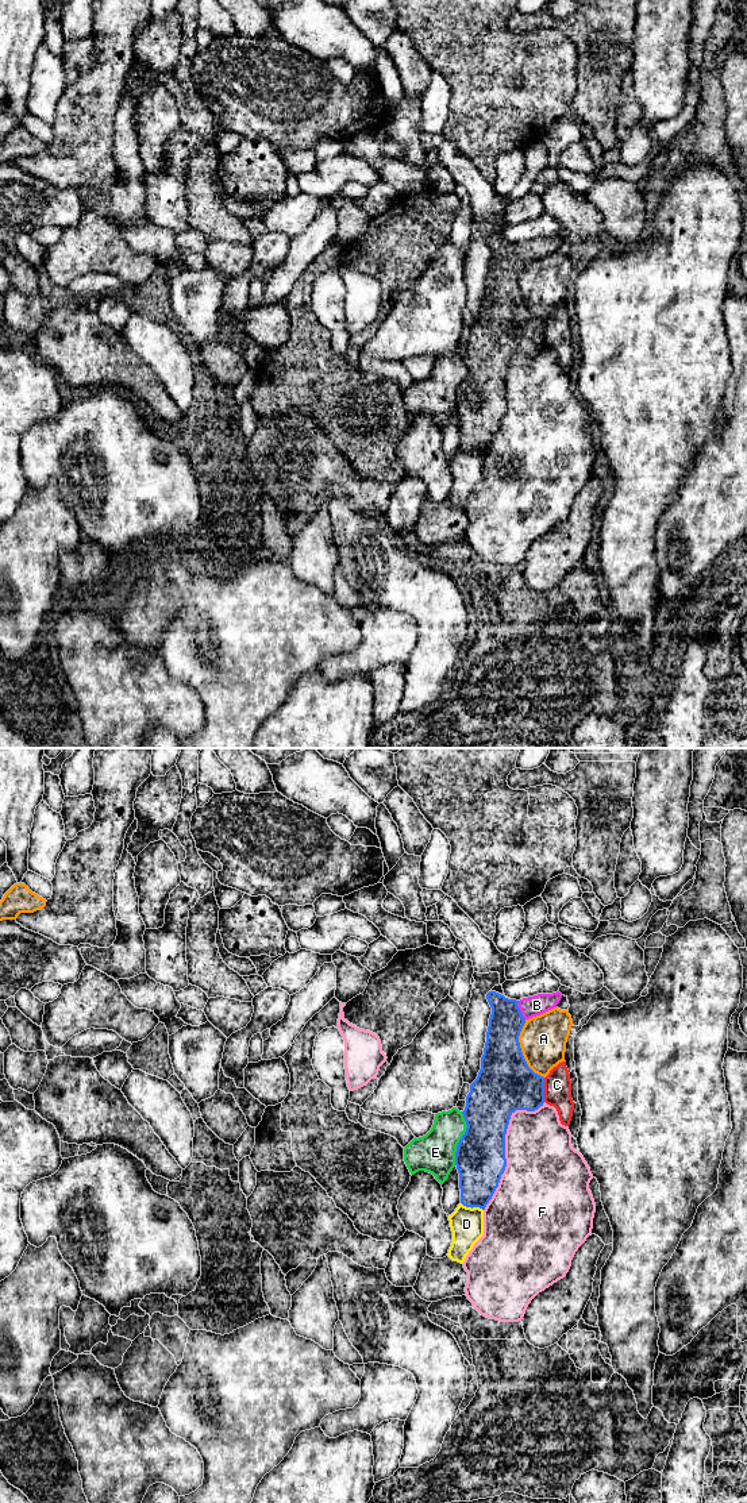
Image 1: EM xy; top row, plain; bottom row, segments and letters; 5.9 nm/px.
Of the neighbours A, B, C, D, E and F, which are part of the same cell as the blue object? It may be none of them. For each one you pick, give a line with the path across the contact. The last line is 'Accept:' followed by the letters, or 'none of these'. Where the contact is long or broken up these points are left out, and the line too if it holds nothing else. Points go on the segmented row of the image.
B: across xy (501, 1048), (504, 1025), (519, 1010), (536, 1005)
Accept: B

